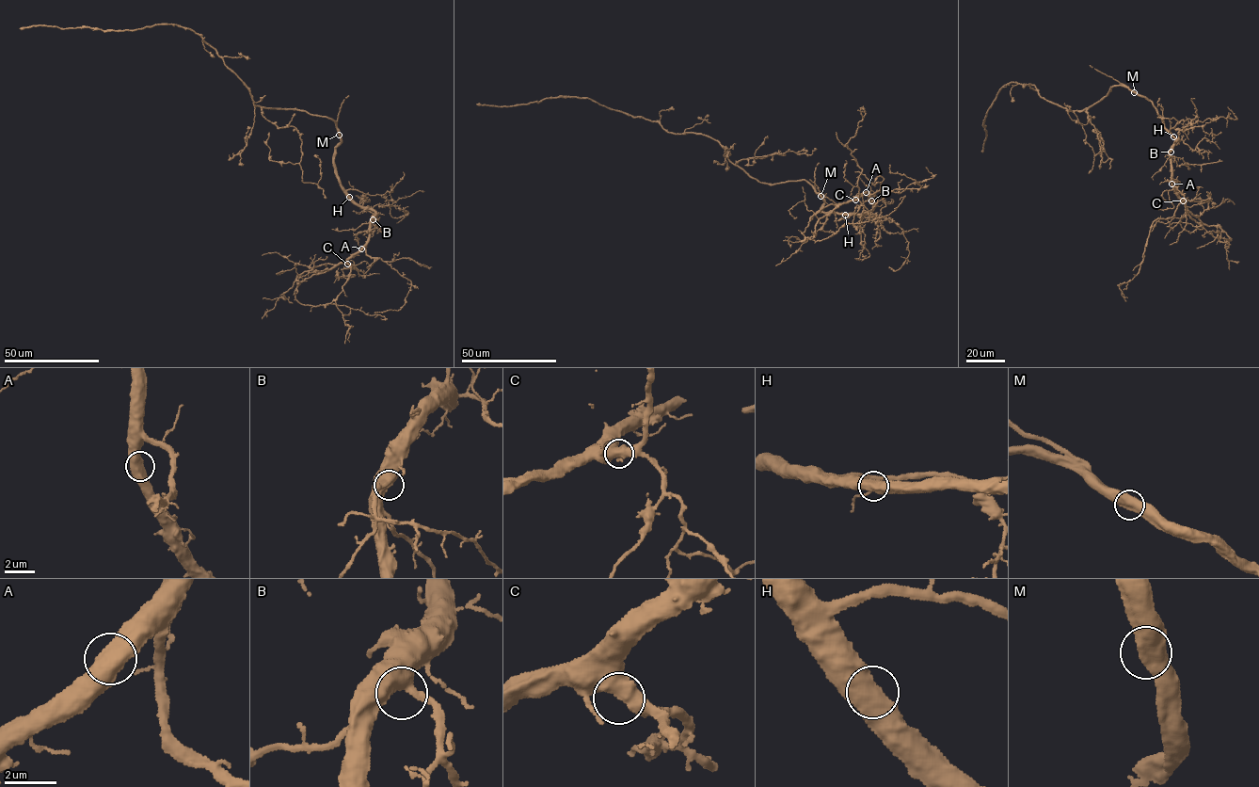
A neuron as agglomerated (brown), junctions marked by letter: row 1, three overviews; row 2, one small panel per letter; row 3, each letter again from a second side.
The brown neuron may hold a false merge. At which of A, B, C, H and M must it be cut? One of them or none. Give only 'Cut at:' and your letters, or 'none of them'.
Cut at: none of them

